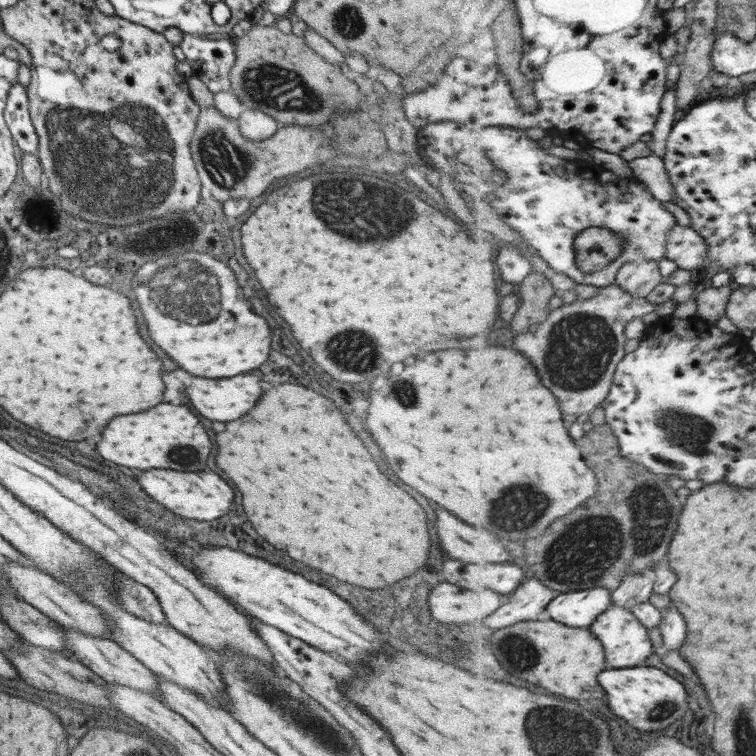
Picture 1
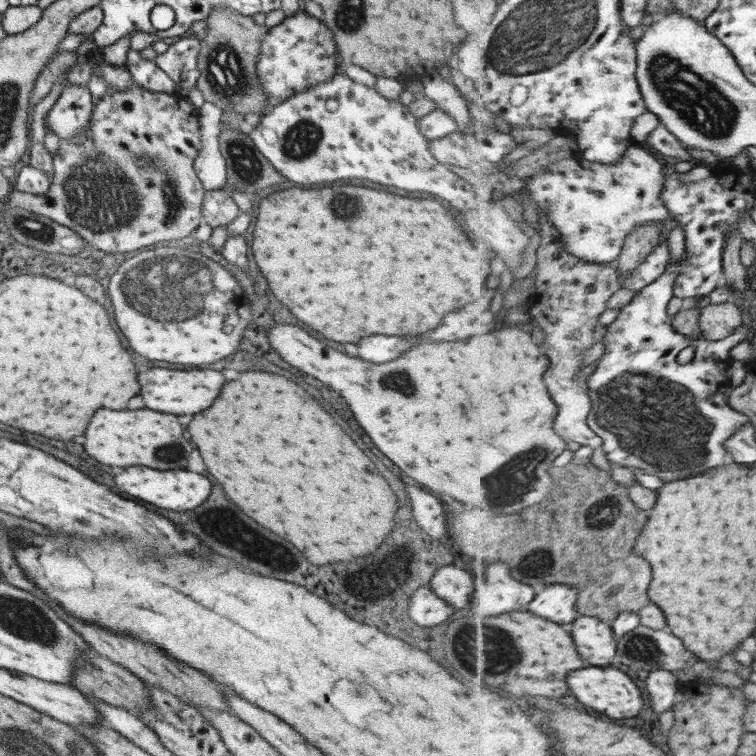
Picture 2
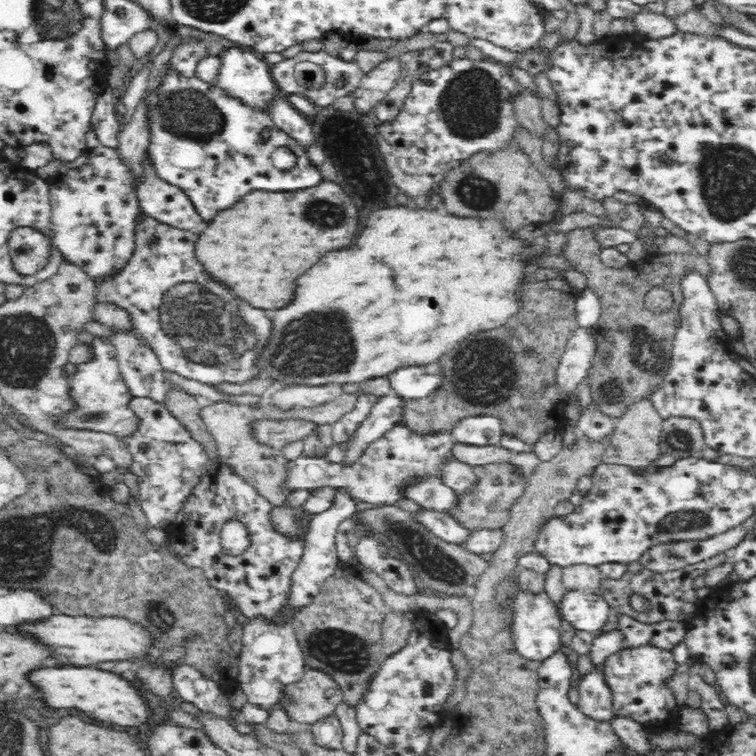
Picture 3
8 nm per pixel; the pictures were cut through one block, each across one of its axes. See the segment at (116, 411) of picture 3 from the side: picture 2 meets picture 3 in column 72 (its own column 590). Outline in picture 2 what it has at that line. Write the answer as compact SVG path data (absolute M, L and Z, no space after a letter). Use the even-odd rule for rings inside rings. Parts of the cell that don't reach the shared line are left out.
M687 252L672 265L666 268L666 271L662 274L661 278L657 279L654 283L651 283L649 287L643 288L633 300L630 300L629 304L626 304L620 309L619 314L615 321L607 326L607 331L603 337L605 346L604 353L596 364L595 370L589 376L589 393L591 400L593 400L594 407L591 409L589 416L589 425L599 437L603 438L603 448L606 457L611 463L616 463L621 467L627 467L629 469L637 468L643 470L644 473L654 476L659 476L665 482L673 482L673 480L683 480L683 478L691 478L691 476L697 476L709 468L715 468L715 466L723 466L723 464L729 464L733 462L733 458L729 456L729 452L723 448L723 442L725 440L731 440L735 436L734 432L738 431L739 427L744 424L751 423L750 417L742 412L739 412L733 404L730 403L730 396L733 391L731 384L731 377L727 376L727 371L732 364L735 364L735 357L731 356L731 351L739 344L743 343L749 336L749 327L742 324L738 326L734 333L727 338L721 340L707 340L706 337L689 337L679 332L677 328L674 328L673 315L669 315L667 312L667 306L669 306L669 300L674 297L674 286L678 276L683 270L683 264L688 261ZM694 346L695 353L693 358L683 365L677 362L677 356L683 348L689 348Z

